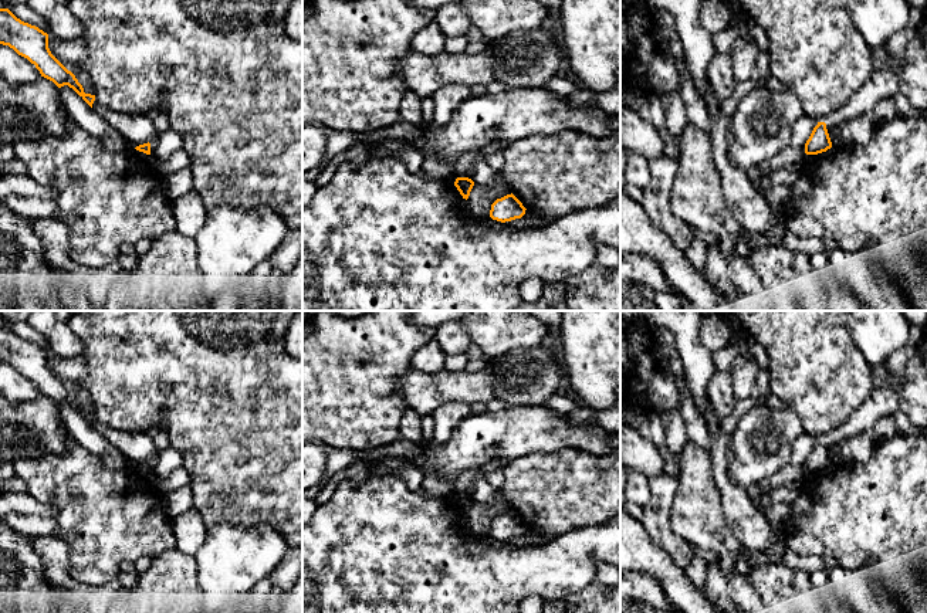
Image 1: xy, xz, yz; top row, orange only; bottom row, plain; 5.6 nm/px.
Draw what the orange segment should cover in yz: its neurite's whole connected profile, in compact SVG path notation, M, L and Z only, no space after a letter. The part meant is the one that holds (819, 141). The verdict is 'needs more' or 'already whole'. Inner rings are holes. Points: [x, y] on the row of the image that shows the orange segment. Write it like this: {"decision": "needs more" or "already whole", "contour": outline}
{"decision": "already whole", "contour": "M818 122L813 128L809 139L805 143L805 153L806 155L818 155L826 152L832 148L832 142L826 129L825 122Z"}

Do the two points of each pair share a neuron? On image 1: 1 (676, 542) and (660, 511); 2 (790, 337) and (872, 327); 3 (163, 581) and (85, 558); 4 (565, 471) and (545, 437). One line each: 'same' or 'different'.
1: same
2: different
3: different
4: different

